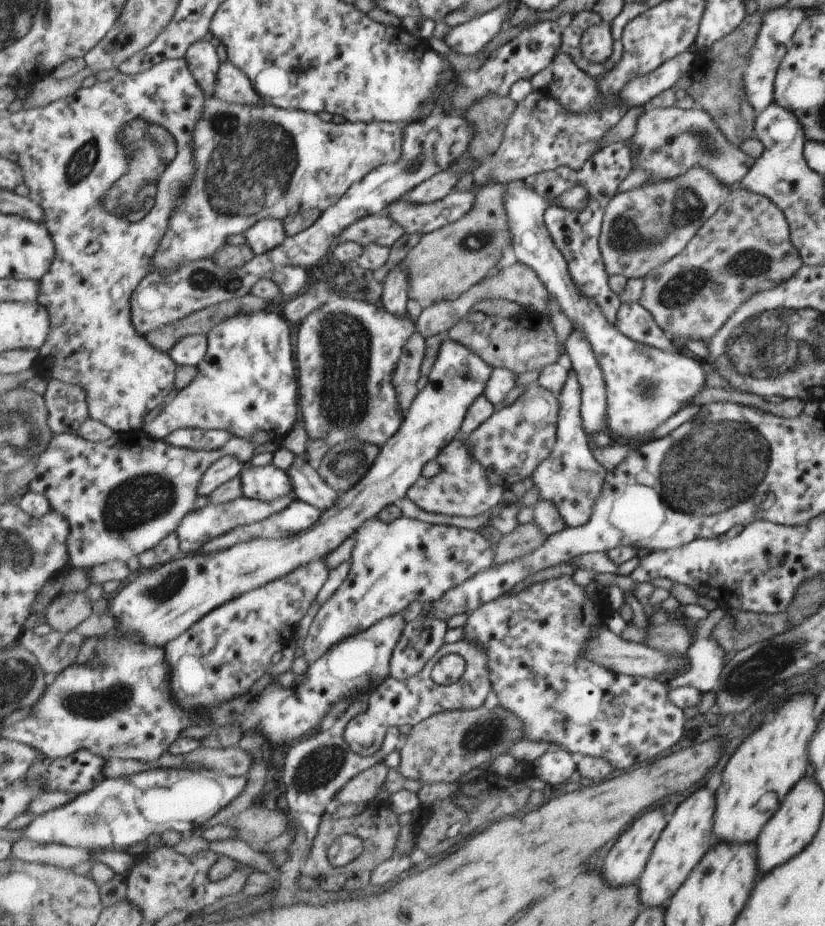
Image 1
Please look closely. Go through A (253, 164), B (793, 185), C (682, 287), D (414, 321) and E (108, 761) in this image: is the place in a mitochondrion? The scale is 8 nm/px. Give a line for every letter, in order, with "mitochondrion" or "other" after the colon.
A: mitochondrion
B: other
C: mitochondrion
D: other
E: other

